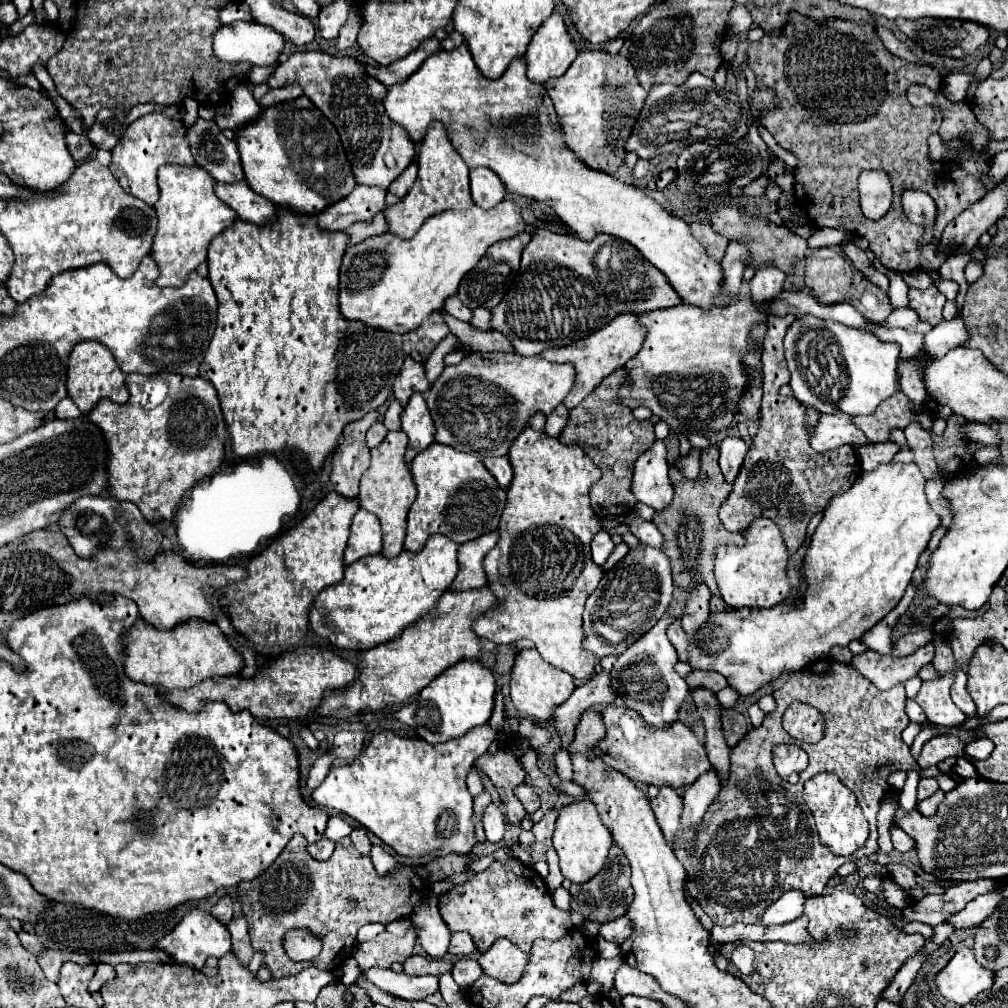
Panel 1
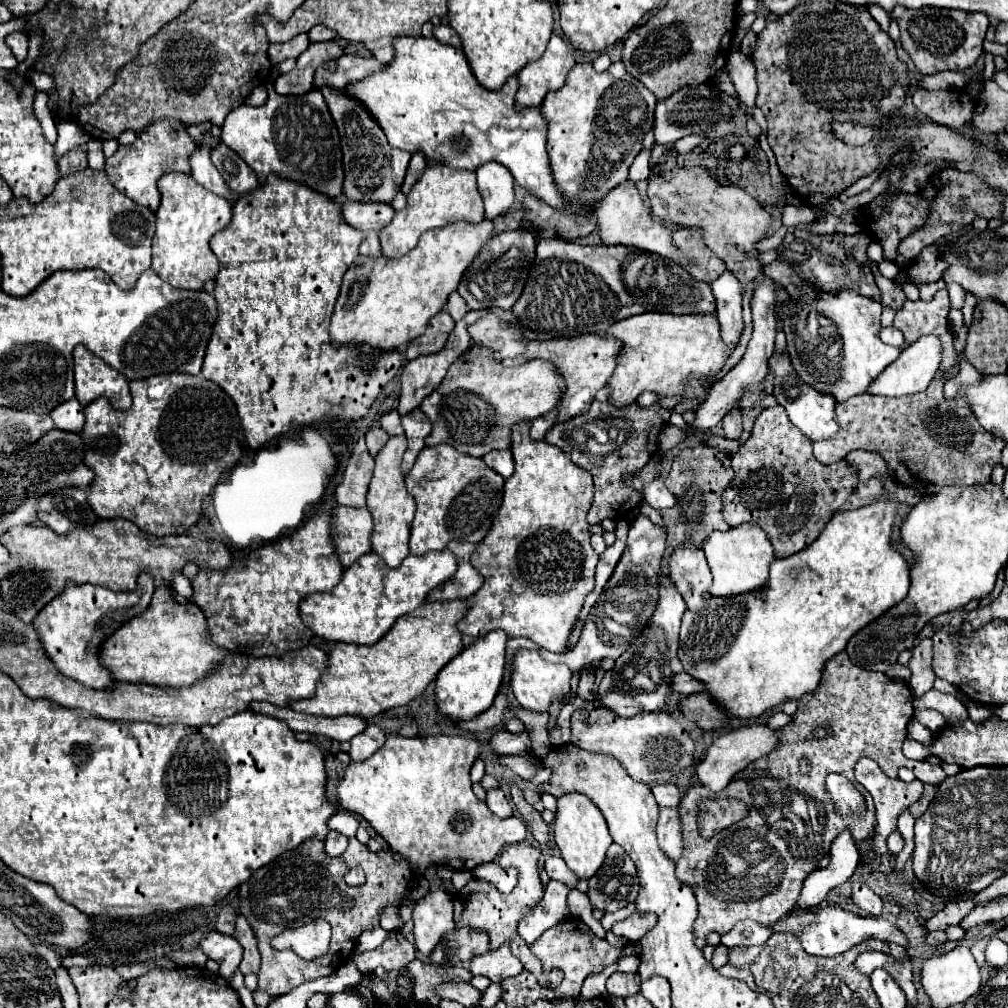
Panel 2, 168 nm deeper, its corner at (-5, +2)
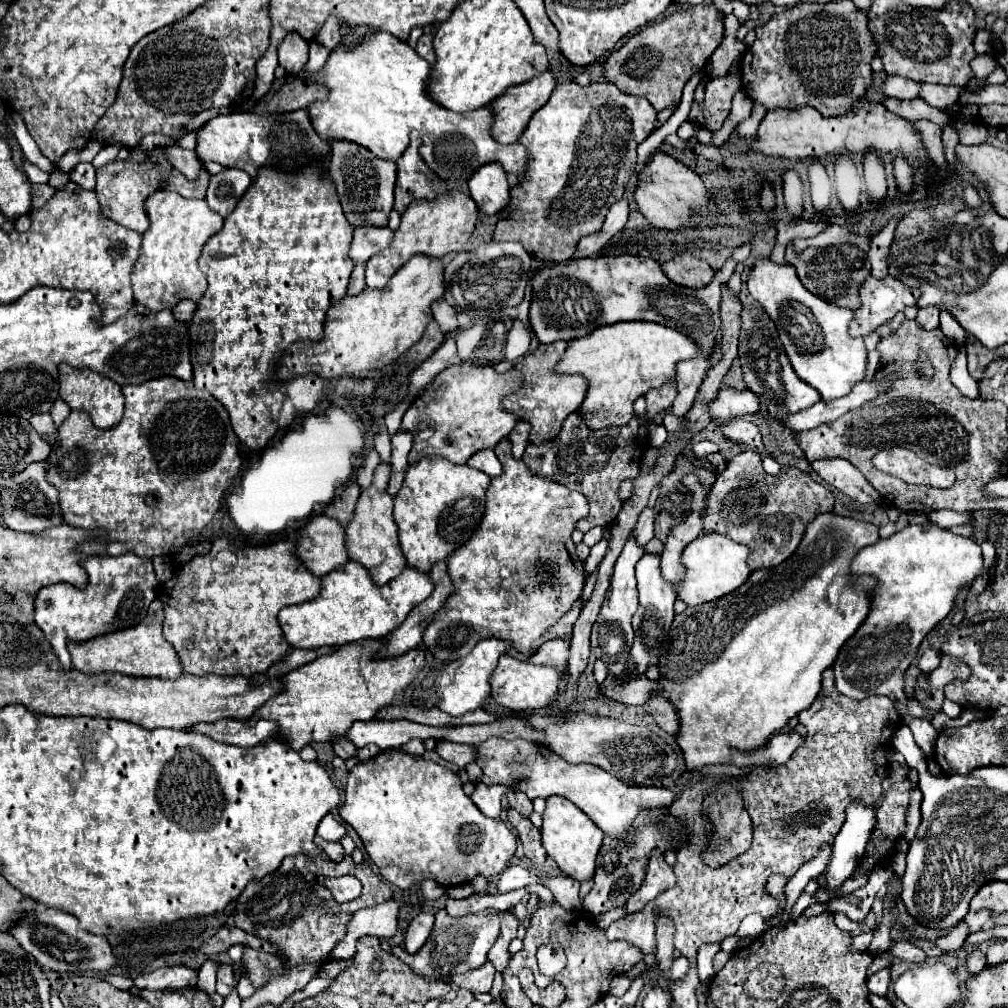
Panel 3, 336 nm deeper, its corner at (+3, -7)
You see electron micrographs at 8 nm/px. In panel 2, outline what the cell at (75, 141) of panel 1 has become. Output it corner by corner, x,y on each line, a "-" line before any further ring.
72,149
64,157
58,159
58,175
60,177
68,177
80,169
86,169
86,167
88,167
86,151
82,151
82,149

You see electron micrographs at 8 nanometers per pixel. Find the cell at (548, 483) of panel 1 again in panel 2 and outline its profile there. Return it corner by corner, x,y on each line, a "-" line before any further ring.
520,421
512,427
512,445
510,445
510,451
514,455
514,463
516,463
516,469
514,469
514,475
506,479
506,485
504,485
504,497
502,497
502,507
496,515
496,521
492,523
492,529
488,531
488,537
486,541
482,541
480,545
476,545
476,549
472,551
472,557
470,557
470,563
472,567
482,573
484,577
484,585
476,591
476,595
472,597
472,601
468,601
468,611
466,615
456,623
456,627
460,629
462,635
470,635
470,637
482,637
494,629
504,629
508,633
508,637
528,637
532,639
534,643
538,643
542,649
548,649
552,653
564,653
566,649
566,641
572,633
572,627
578,619
578,613
582,609
582,603
584,603
584,597
594,589
594,569
596,569
596,563
598,563
598,553
590,547
590,531
588,531
588,521
586,521
586,513
592,505
592,499
594,499
594,491
592,491
592,475
584,469
580,469
578,465
574,465
560,449
544,443
544,441
532,441
530,435
530,421

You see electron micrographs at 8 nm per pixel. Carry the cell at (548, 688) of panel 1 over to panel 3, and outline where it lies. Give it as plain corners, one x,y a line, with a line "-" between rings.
508,654
500,656
498,668
492,676
492,698
512,710
512,712
526,712
526,710
542,710
556,700
558,694
558,672
552,666
534,666
522,660
516,660

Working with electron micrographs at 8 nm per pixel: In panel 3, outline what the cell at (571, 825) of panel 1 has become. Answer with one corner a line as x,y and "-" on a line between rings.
550,796
546,800
546,810
542,814
542,820
544,824
540,832
542,832
542,842
548,856
554,858
554,862
566,876
578,882
590,880
594,874
596,854
602,846
602,836
604,836
602,830
584,812
580,812
580,808
576,808
570,800
562,796

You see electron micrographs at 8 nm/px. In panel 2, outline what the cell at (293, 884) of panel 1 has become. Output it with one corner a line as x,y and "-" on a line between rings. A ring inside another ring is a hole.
356,837
350,839
346,853
340,857
326,855
322,841
308,839
296,849
286,851
272,863
254,871
252,877
240,885
240,913
248,919
258,937
258,949
262,955
258,991
268,993
270,997
280,997
304,981
328,977
328,973
334,973
344,961
352,957
360,933
378,927
384,905
394,903
406,895
406,889
412,887
412,881
414,873
406,859
396,861
386,851
370,853
368,847
-
352,867
362,867
366,871
366,883
362,887
346,885
344,875
-
306,911
316,911
316,915
306,915
-
320,917
332,925
330,949
326,955
304,961
294,951
276,951
270,947
270,939
290,927
290,923
310,923
312,919

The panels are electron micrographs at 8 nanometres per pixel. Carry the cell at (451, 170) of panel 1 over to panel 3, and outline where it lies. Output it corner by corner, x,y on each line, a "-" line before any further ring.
460,190
446,192
434,200
412,202
402,214
402,222
400,228
394,232
392,244
366,262
366,284
372,288
382,288
392,278
392,274
414,254
444,258
446,254
462,252
476,228
476,220
478,220
478,208
474,200

